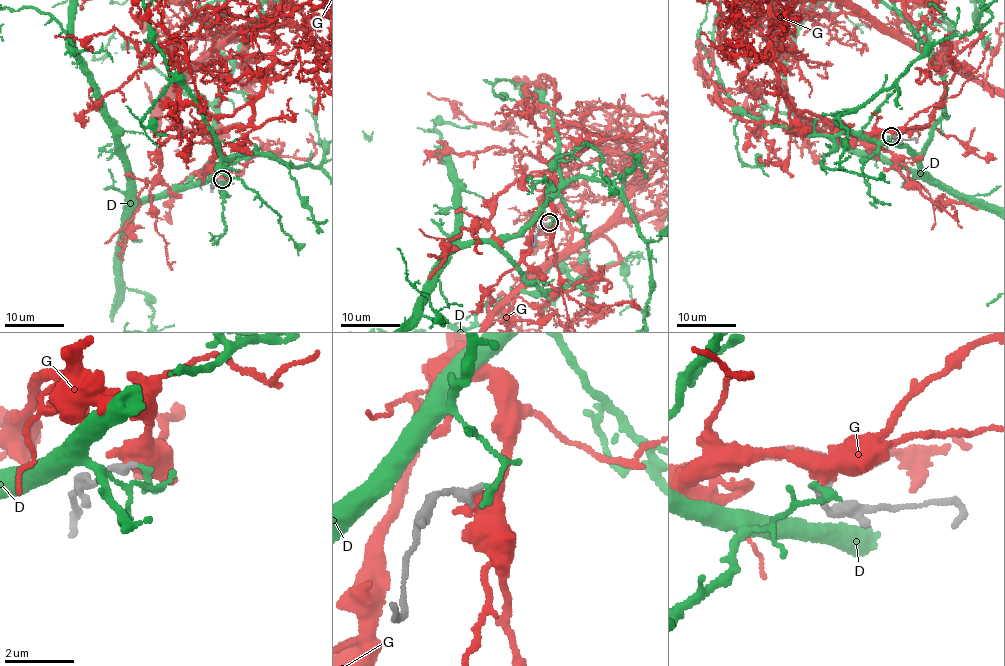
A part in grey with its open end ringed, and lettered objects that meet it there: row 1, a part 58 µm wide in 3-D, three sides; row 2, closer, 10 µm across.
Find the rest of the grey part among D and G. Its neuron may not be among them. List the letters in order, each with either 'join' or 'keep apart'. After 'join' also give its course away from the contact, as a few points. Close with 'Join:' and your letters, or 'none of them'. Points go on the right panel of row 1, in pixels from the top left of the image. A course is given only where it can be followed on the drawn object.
D: keep apart
G: keep apart
Join: none of them

